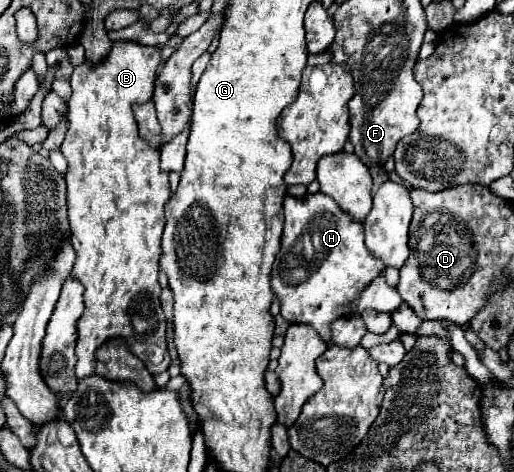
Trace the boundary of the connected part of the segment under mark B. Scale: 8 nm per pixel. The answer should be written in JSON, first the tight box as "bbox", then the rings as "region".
{"bbox":[60,41,170,377],"region":[[[116,41],[112,45],[110,55],[106,57],[106,61],[102,61],[100,65],[88,65],[82,63],[74,69],[70,83],[72,83],[72,97],[68,101],[68,121],[70,127],[66,131],[66,139],[60,147],[60,151],[64,153],[66,161],[68,161],[68,173],[66,173],[66,185],[68,185],[68,219],[70,219],[70,227],[72,227],[72,245],[76,249],[76,263],[74,263],[74,271],[72,277],[76,277],[84,287],[84,313],[76,325],[78,329],[78,343],[76,343],[76,377],[88,377],[90,373],[94,373],[96,367],[96,351],[102,347],[102,343],[106,343],[108,339],[126,339],[128,341],[128,349],[132,349],[132,353],[146,365],[146,369],[156,375],[168,369],[170,365],[170,355],[166,349],[166,319],[164,319],[163,310],[160,309],[160,285],[158,285],[158,261],[160,261],[160,237],[164,231],[164,205],[170,199],[170,183],[168,183],[168,175],[160,169],[160,157],[158,157],[158,149],[152,149],[150,145],[146,145],[146,141],[142,141],[142,137],[138,135],[138,125],[134,119],[134,111],[132,105],[136,103],[144,103],[152,99],[152,91],[154,91],[154,81],[156,81],[156,69],[160,65],[160,51],[158,47],[146,47],[140,43],[128,43],[128,41]]]}

